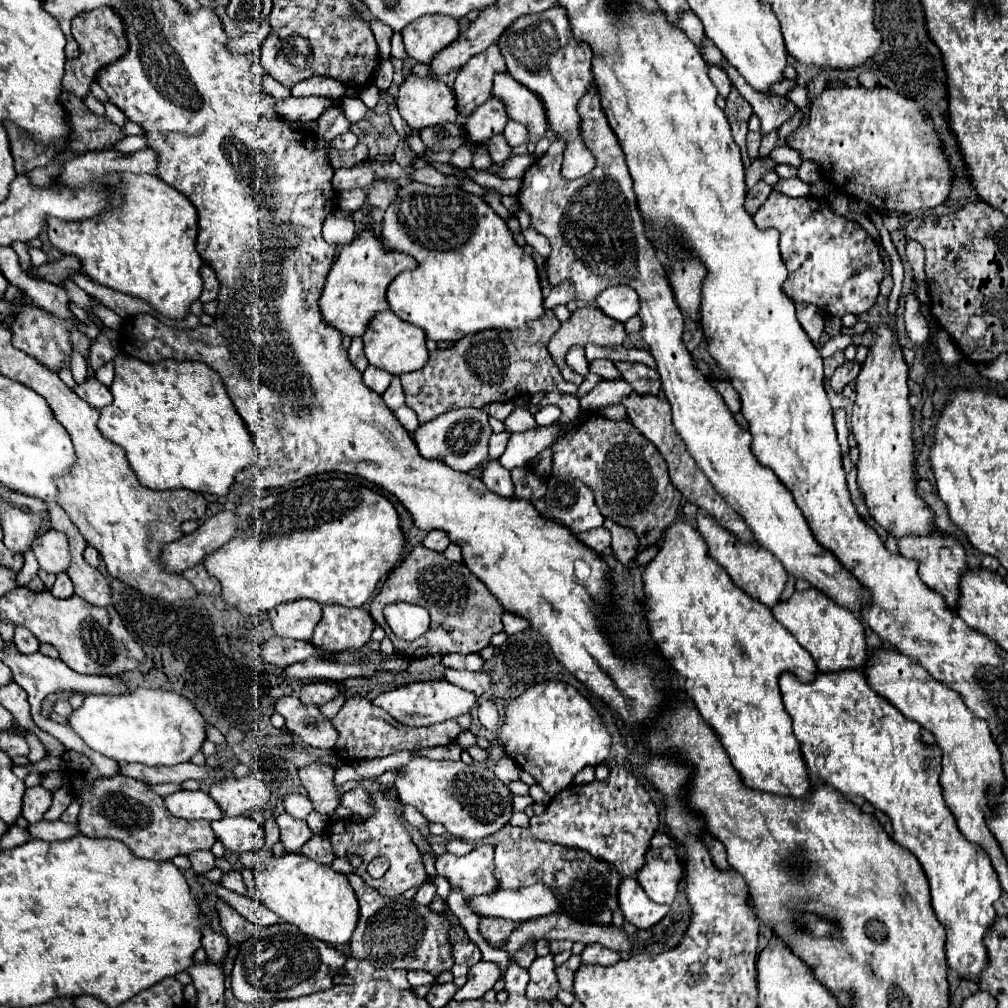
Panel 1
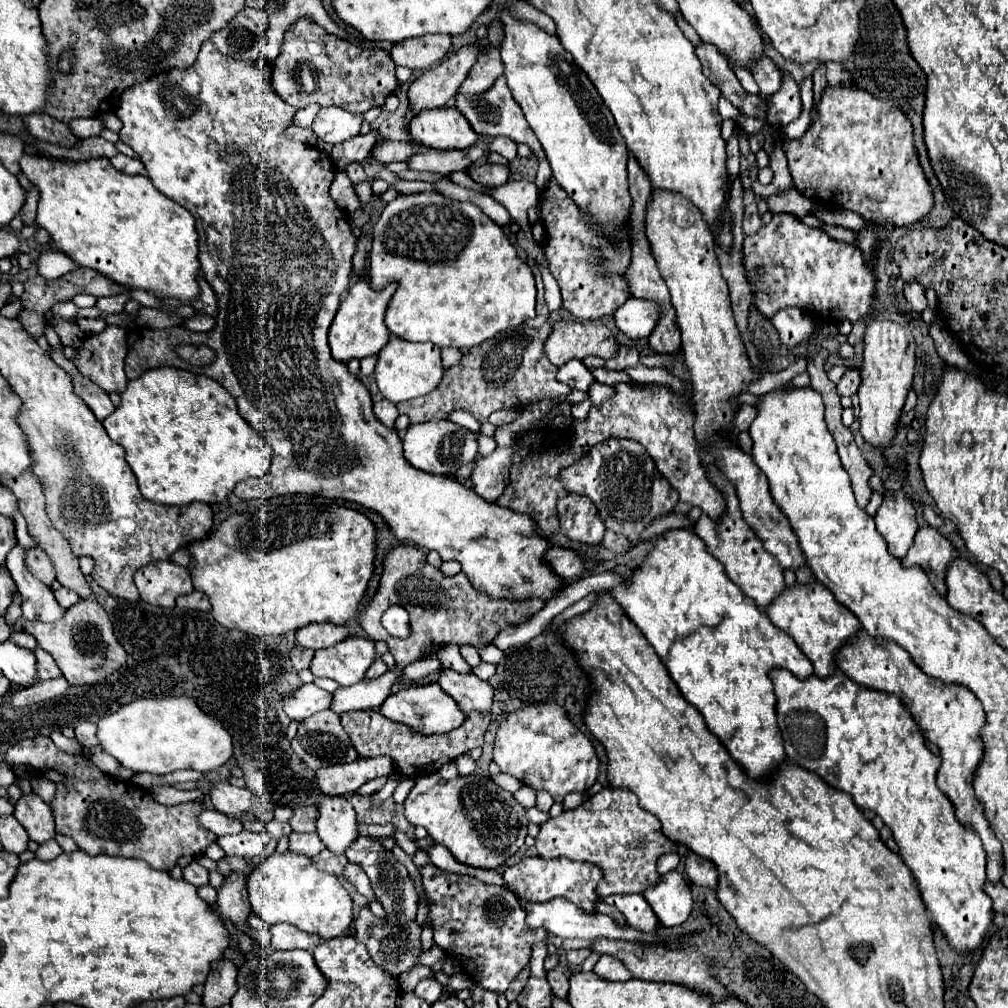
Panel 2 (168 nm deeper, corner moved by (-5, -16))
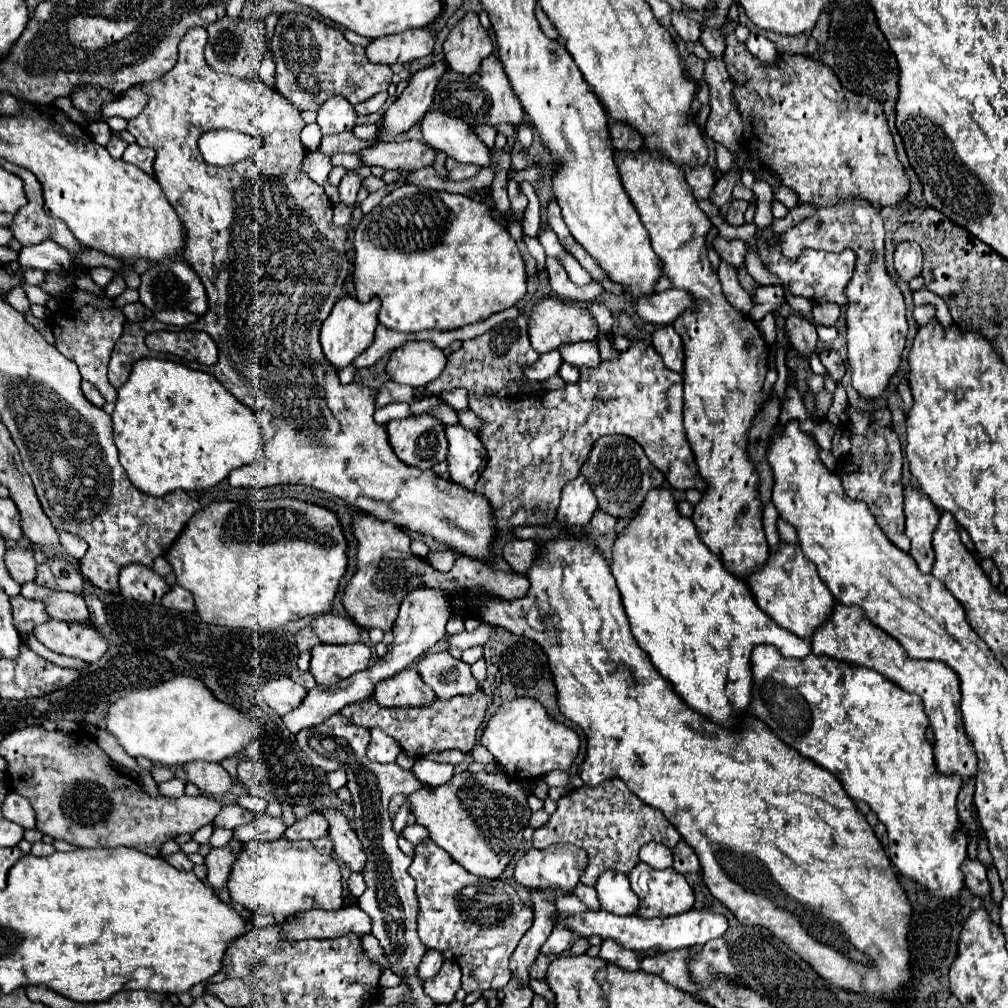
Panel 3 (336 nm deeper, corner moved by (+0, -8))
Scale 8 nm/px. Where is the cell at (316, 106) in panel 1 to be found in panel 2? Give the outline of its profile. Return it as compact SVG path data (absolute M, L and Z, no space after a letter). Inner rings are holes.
M321 108L313 122L313 132L323 142L339 144L357 136L361 122L361 114L343 112L343 108Z

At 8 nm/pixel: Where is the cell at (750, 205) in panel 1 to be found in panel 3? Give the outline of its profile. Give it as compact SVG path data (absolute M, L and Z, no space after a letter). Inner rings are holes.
M732 200L726 210L726 222L730 226L742 226L744 224L744 212L748 208L748 202L744 200Z

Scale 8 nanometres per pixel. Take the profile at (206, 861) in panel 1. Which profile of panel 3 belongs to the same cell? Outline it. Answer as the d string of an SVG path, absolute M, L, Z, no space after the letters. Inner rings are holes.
M178 850L178 852L170 854L170 856L166 856L166 862L172 864L174 868L178 868L178 870L186 870L186 872L190 872L192 866L194 866L194 864L186 858L186 854L184 854L182 850Z

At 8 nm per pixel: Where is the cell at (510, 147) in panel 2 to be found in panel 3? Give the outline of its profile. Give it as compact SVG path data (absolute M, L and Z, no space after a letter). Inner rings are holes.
M478 124L474 126L474 132L478 134L478 138L488 144L488 148L494 146L494 138L496 138L496 128L494 126L488 126L488 124Z

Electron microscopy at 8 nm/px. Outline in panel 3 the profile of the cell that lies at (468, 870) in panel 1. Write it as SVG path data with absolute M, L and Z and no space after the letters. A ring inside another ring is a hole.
M432 840L420 842L416 846L414 862L410 866L410 876L416 880L416 896L420 902L420 916L418 916L418 936L426 948L434 950L450 950L462 968L462 988L470 992L484 992L484 990L502 990L510 980L508 960L518 946L518 940L530 928L532 912L530 908L518 898L516 890L510 882L504 880L486 880L478 876L470 876L456 864L442 848L438 848Z

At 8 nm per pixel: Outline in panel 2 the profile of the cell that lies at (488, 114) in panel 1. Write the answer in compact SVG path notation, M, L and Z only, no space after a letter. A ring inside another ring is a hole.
M479 136L479 140L465 150L429 150L425 154L415 154L407 160L409 168L413 170L431 170L439 172L443 176L455 172L455 170L465 170L467 166L475 164L481 160L491 146L493 138L491 136Z

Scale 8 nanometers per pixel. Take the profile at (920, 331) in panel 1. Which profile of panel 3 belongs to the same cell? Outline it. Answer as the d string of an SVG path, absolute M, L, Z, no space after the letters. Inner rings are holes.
M900 242L894 252L894 266L902 280L912 280L922 270L922 248L916 242Z

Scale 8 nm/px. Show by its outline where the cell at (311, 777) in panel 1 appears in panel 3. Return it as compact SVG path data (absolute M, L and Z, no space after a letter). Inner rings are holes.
M328 810L324 816L330 822L330 838L334 840L336 854L350 866L352 872L362 874L366 868L366 852L348 820L336 810Z

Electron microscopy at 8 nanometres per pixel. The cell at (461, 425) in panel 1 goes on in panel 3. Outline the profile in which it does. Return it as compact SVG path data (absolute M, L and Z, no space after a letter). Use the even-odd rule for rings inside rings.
M428 414L386 424L388 442L394 454L404 464L418 470L430 470L436 462L446 460L446 436L442 428L444 424Z

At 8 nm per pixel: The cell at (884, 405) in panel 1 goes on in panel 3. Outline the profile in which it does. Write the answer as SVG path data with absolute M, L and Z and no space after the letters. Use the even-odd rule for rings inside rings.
M860 198L844 200L832 206L818 208L814 216L780 234L780 252L788 260L796 262L806 248L826 252L842 252L844 248L850 248L856 254L854 276L846 288L848 364L852 370L852 386L856 388L856 392L866 398L878 398L900 366L908 334L904 296L898 290L896 282L888 276L884 264L884 224L878 208Z

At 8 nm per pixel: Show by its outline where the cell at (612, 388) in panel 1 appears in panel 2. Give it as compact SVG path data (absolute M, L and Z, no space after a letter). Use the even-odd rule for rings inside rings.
M593 384L593 388L589 388L589 398L591 398L591 404L593 406L601 406L605 400L613 398L615 396L615 388L609 388L609 386L603 386L603 384Z

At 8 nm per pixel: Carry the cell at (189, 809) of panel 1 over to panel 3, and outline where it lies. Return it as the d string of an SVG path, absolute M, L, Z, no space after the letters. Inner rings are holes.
M228 804L228 806L224 806L222 812L216 816L214 824L216 824L216 826L222 826L222 828L236 830L238 826L248 824L248 822L254 820L254 818L256 818L256 814L252 814L250 810L240 808L238 804Z

